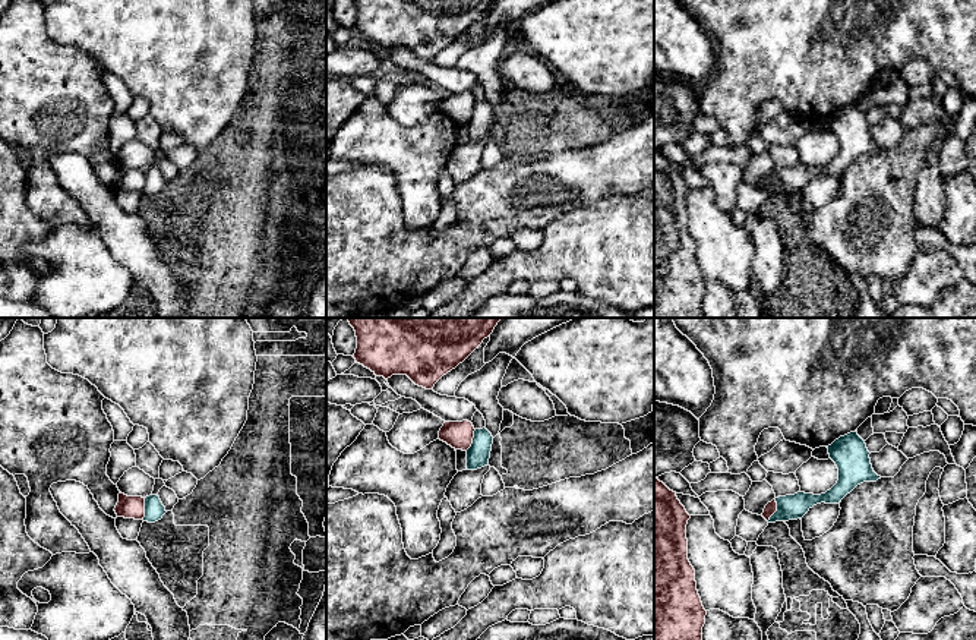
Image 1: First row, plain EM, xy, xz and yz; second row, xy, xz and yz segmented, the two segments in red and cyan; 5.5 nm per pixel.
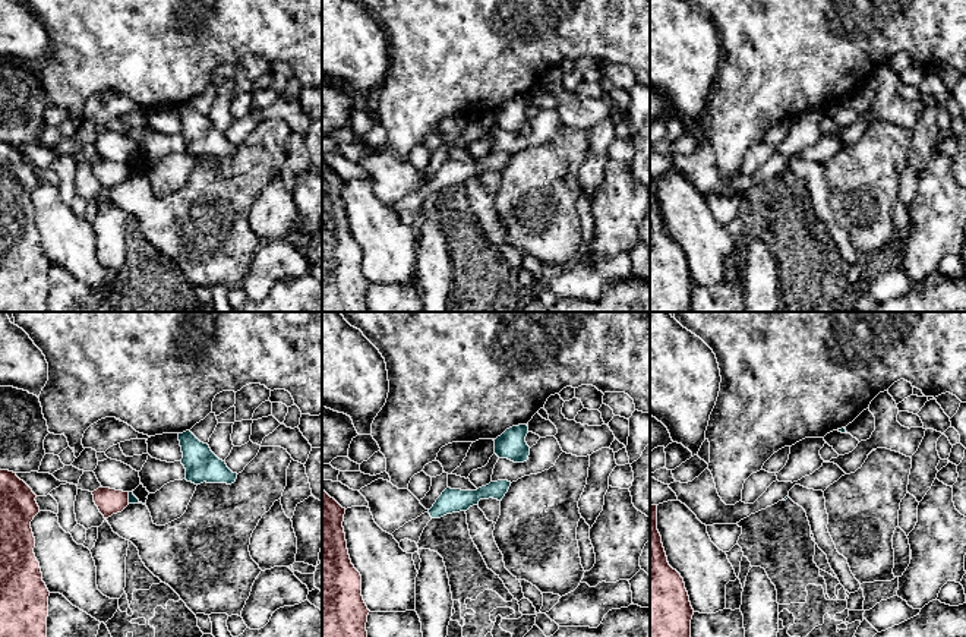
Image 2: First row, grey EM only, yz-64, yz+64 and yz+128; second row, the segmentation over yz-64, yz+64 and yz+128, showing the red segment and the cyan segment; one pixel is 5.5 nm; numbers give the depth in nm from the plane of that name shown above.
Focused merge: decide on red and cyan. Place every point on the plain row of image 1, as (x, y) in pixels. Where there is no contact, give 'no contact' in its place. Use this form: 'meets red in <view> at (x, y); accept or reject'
meets red in yz at (776, 182); reject

